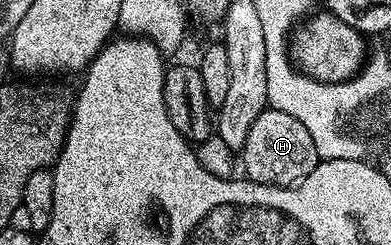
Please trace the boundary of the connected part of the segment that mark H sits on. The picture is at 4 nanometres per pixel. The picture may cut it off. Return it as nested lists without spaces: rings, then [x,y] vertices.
[[[270,107],[253,119],[253,127],[249,127],[249,135],[241,150],[241,169],[247,172],[244,173],[246,180],[262,185],[294,187],[319,166],[320,160],[317,147],[313,147],[313,135],[305,131],[305,126],[297,123],[293,115],[285,115],[285,111]]]

